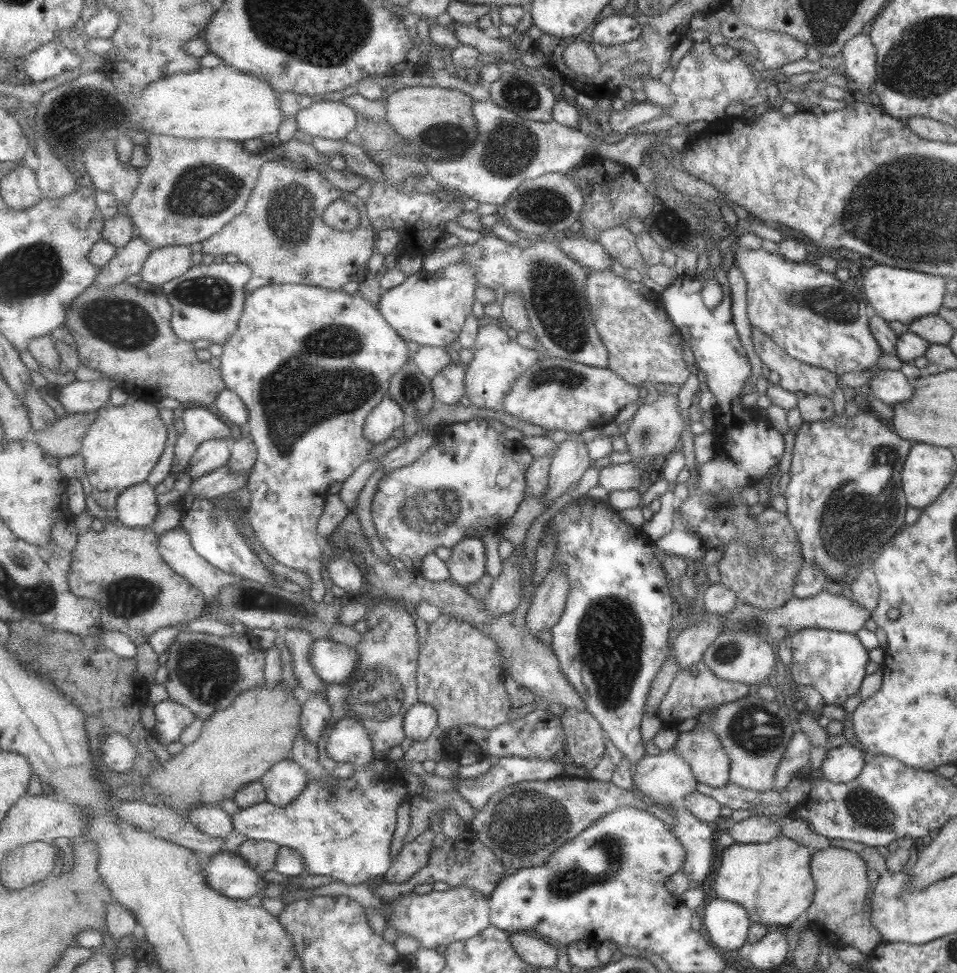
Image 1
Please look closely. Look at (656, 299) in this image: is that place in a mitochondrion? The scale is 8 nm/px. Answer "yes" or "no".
no

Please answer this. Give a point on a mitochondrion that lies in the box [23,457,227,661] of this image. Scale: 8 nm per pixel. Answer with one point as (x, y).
(131, 597)

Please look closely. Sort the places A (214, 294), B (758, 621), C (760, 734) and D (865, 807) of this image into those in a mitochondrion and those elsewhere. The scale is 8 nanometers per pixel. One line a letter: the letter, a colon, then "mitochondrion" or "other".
A: mitochondrion
B: mitochondrion
C: mitochondrion
D: mitochondrion

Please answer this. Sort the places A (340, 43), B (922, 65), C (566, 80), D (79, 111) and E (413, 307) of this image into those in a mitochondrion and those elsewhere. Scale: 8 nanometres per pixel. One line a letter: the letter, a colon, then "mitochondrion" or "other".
A: mitochondrion
B: mitochondrion
C: other
D: mitochondrion
E: other

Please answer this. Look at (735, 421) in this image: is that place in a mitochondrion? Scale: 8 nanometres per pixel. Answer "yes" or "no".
no

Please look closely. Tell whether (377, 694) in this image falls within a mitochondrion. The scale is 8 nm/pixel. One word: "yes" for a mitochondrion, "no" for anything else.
yes

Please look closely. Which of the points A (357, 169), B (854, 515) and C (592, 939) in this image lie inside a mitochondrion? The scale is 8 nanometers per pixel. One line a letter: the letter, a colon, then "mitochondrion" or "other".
A: other
B: mitochondrion
C: other

